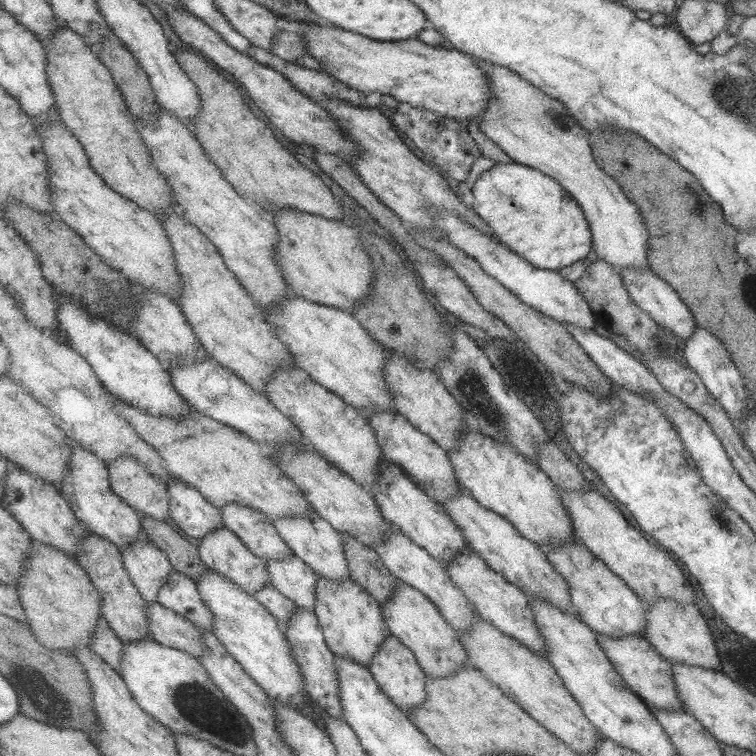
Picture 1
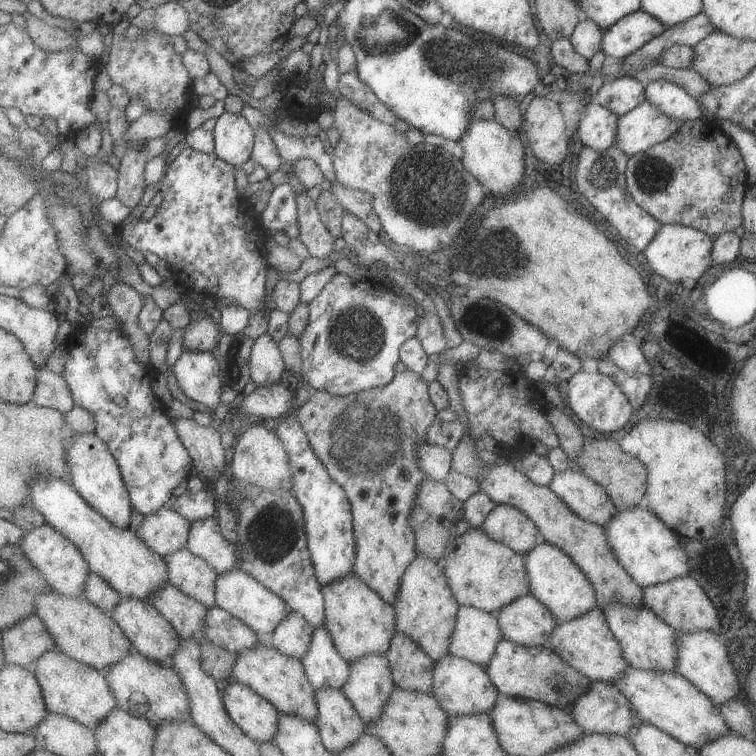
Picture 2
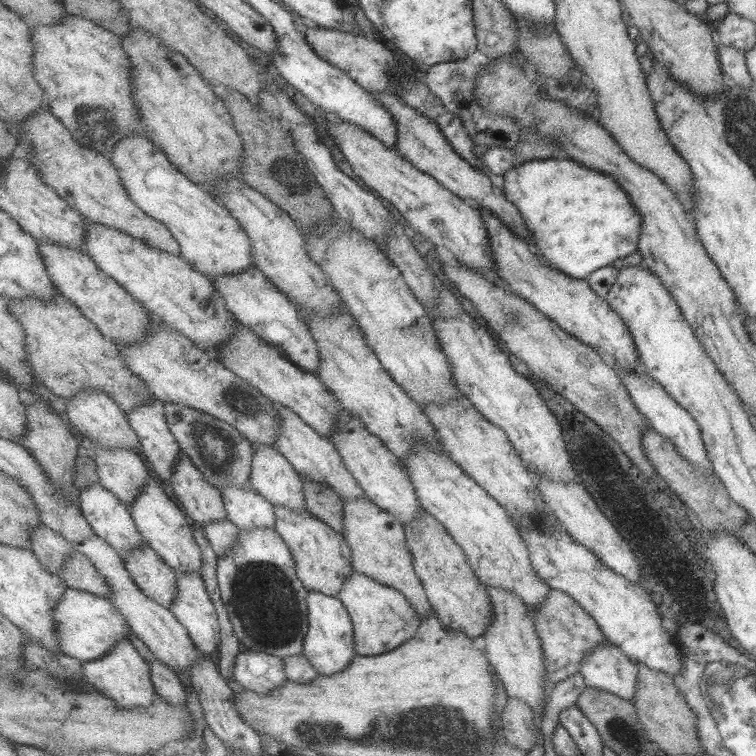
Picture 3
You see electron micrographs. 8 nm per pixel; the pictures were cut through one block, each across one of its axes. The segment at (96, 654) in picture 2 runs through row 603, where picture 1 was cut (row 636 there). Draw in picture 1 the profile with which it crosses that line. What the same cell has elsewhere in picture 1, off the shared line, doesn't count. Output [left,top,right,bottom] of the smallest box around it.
[17,539,104,655]

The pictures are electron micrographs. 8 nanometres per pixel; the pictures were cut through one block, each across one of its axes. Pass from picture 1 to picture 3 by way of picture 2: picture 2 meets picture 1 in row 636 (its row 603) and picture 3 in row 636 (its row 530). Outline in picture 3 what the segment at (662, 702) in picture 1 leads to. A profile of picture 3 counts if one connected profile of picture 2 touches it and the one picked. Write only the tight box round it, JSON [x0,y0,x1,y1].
[531,589,607,694]

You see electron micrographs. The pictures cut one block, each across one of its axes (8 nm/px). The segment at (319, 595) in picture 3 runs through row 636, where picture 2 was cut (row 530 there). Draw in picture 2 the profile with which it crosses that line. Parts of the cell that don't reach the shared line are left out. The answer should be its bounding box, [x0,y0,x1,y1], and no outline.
[276,413,358,587]

